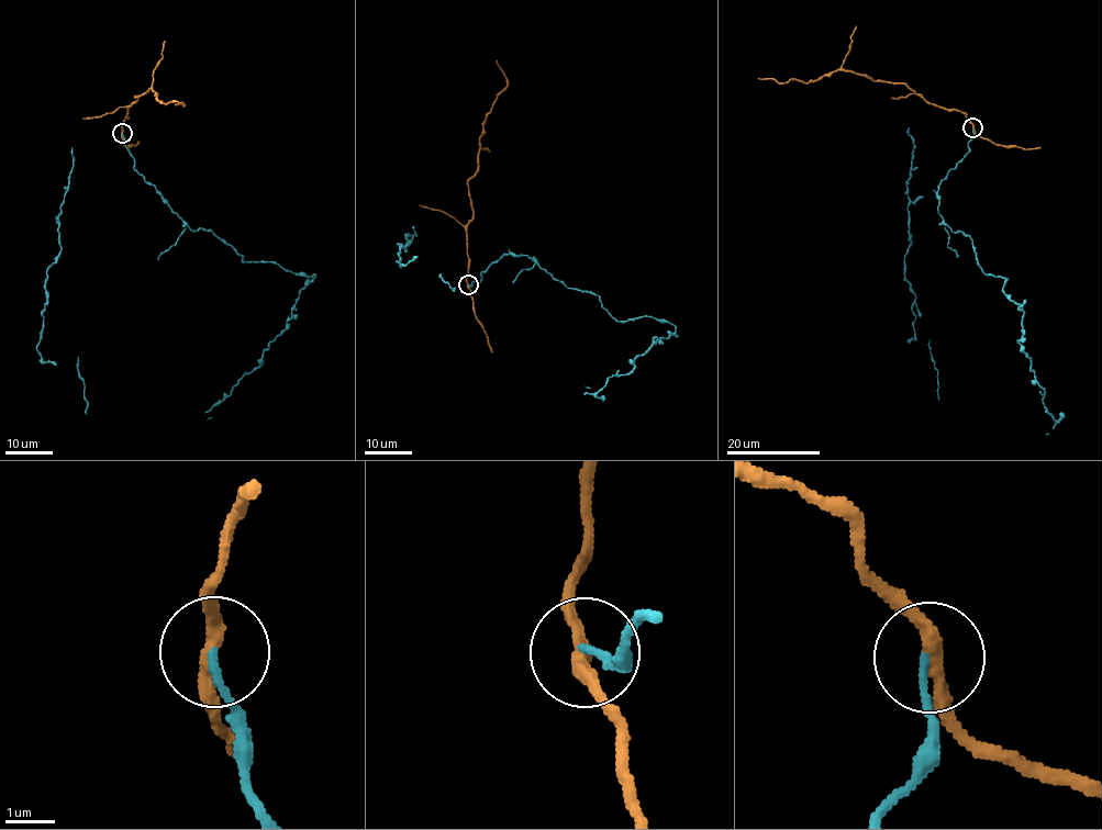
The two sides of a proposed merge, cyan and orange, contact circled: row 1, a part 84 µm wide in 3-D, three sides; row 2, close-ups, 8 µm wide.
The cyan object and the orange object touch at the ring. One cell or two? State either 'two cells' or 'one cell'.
two cells

